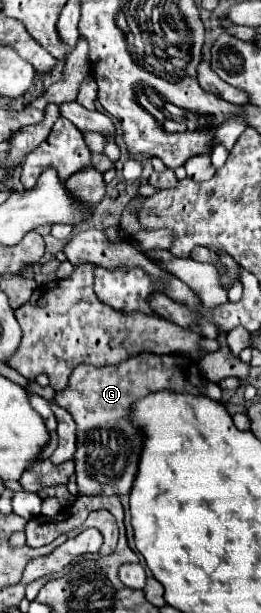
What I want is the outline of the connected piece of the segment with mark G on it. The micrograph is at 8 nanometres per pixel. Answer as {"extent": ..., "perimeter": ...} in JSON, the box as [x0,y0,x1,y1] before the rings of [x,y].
{"extent":[53,352,205,496],"perimeter":[[[143,352],[139,356],[131,356],[129,360],[123,360],[113,366],[89,366],[89,364],[79,364],[71,376],[69,384],[65,390],[55,392],[53,404],[61,406],[67,410],[75,424],[77,424],[77,452],[75,452],[75,476],[77,476],[77,486],[81,496],[125,496],[133,488],[133,480],[137,474],[137,464],[139,456],[143,450],[143,432],[137,428],[137,424],[131,420],[131,408],[135,406],[137,400],[147,396],[149,392],[159,392],[159,390],[173,390],[173,392],[187,392],[187,394],[205,394],[205,376],[201,374],[197,362],[191,356],[181,356],[181,354],[149,354]]]}

